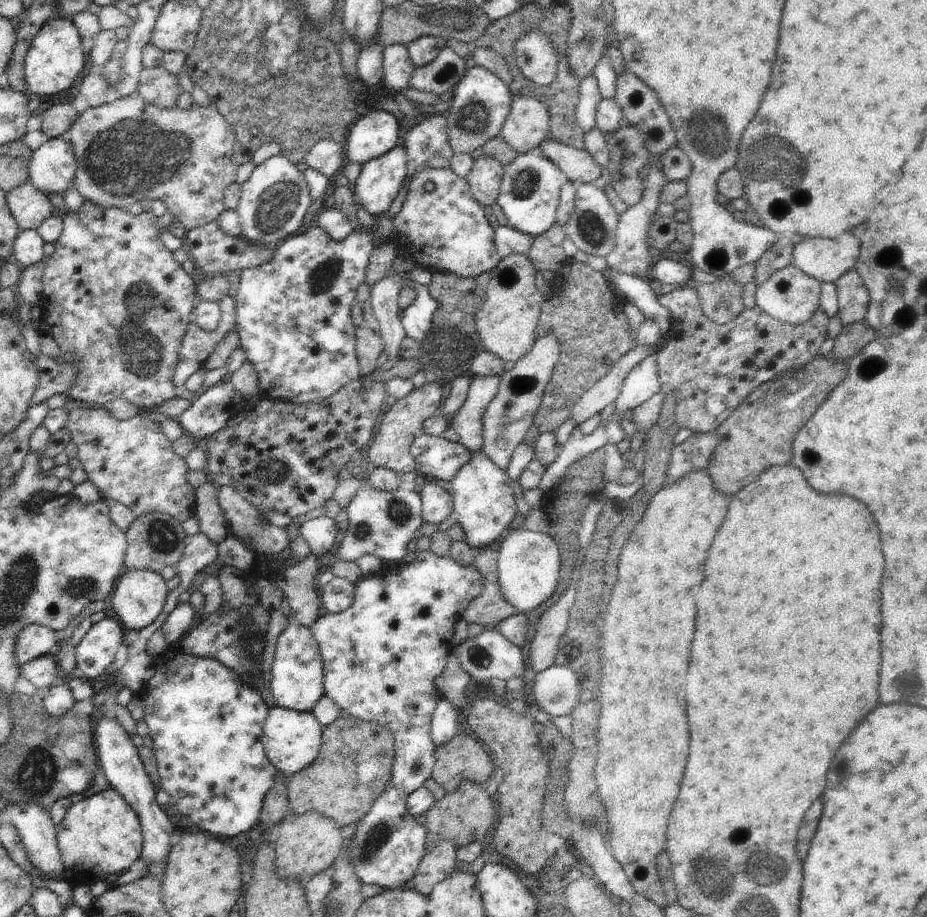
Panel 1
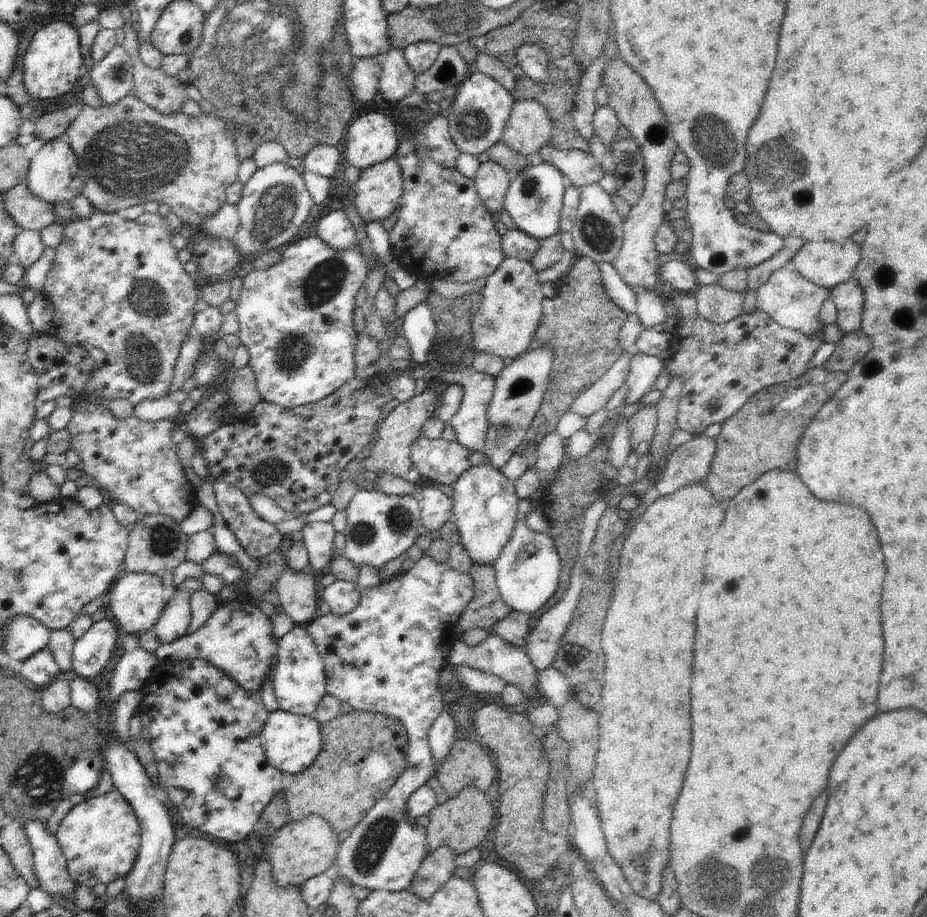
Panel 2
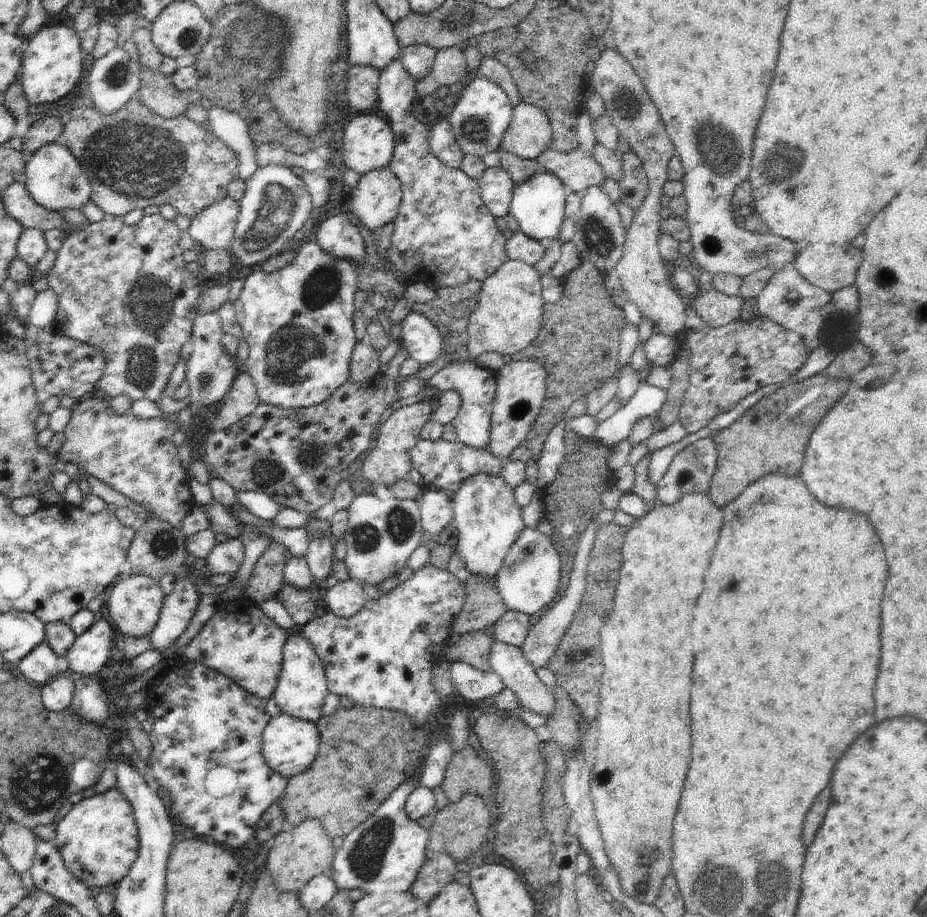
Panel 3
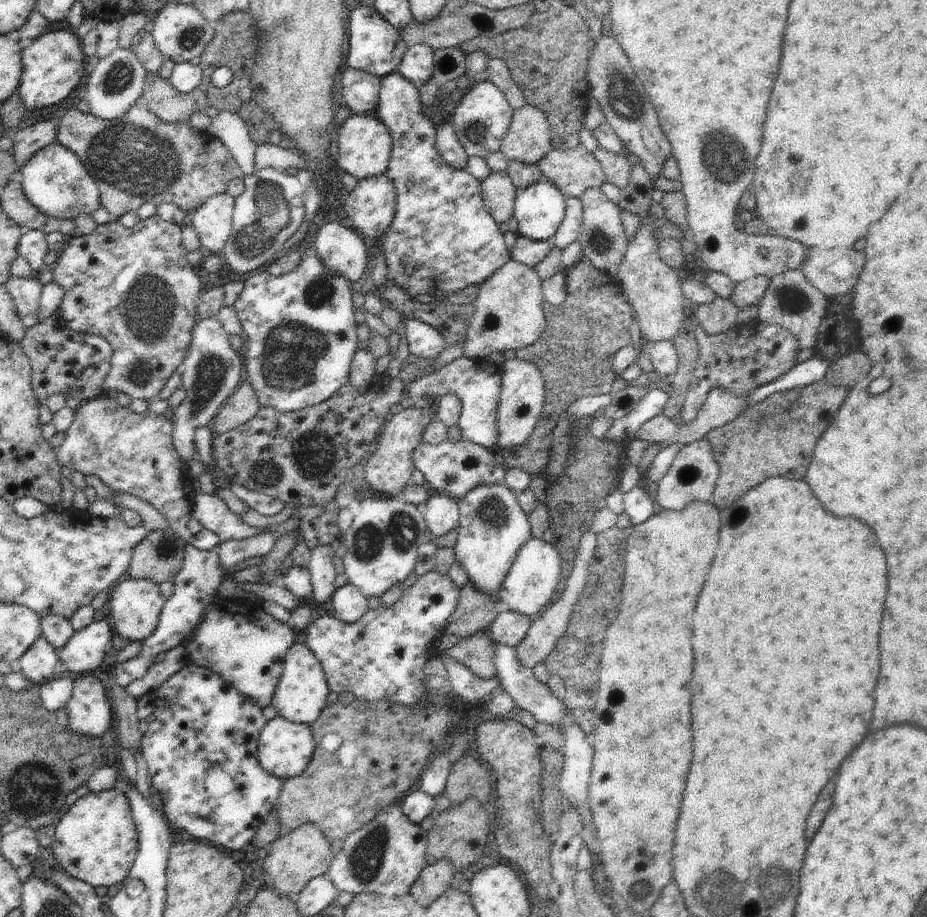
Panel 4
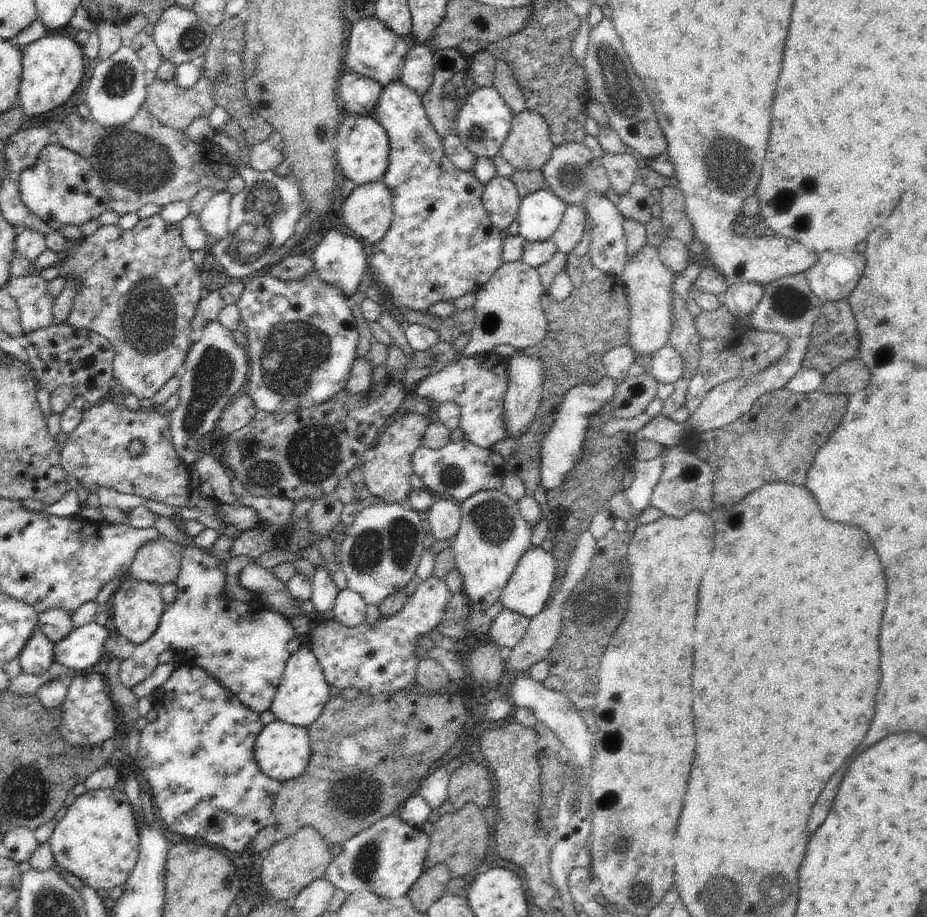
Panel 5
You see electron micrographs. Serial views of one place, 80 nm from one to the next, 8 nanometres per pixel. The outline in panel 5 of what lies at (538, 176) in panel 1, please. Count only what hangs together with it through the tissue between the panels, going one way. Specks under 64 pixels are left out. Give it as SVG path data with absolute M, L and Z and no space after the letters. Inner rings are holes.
M549 189L536 190L520 200L518 224L525 241L551 239L562 221L567 203Z

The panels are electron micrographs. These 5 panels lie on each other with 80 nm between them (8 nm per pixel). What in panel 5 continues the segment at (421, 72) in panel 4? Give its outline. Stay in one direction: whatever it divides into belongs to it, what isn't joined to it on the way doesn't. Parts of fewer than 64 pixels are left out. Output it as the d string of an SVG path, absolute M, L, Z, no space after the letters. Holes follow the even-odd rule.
M413 44L404 60L404 68L402 68L402 75L399 79L421 98L434 83L436 62L433 59L433 52L424 44Z

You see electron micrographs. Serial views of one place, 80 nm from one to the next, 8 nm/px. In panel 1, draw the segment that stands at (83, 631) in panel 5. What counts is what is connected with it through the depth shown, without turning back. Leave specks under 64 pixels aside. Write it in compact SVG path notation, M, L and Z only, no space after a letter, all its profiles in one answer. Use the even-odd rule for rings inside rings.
M105 617L93 624L76 650L76 669L85 679L98 678L114 662L124 640L125 629L114 618Z

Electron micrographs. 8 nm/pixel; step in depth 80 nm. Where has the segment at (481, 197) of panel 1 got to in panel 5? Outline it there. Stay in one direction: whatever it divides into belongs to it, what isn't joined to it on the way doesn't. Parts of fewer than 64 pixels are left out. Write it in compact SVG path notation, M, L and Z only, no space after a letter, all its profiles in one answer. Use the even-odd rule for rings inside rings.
M494 176L485 185L482 204L490 222L498 231L506 230L518 217L521 194L514 182L506 176Z

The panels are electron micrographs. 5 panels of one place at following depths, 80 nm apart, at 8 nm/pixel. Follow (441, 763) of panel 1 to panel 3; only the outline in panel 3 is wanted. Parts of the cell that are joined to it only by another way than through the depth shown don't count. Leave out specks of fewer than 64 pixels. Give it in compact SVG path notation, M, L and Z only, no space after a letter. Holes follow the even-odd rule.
M468 744L461 751L453 753L441 788L450 803L458 802L465 794L472 792L493 801L490 788L495 776L494 768L481 760L476 750Z

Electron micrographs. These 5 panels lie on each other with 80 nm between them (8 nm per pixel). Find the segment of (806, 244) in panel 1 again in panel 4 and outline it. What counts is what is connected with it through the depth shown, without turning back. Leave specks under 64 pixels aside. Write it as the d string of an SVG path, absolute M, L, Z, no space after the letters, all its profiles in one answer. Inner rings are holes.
M807 248L806 262L800 266L805 278L831 300L849 294L858 283L866 254L854 248Z

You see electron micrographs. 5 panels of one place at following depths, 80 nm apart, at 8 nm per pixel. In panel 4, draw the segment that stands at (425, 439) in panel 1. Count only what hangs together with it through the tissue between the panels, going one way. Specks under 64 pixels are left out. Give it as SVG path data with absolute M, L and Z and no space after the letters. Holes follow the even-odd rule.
M444 440L440 444L418 444L414 450L413 462L415 469L424 475L424 480L443 495L458 500L476 488L478 484L503 484L506 475L504 468L504 455L494 449L486 449L482 446L460 440L459 442L450 442Z

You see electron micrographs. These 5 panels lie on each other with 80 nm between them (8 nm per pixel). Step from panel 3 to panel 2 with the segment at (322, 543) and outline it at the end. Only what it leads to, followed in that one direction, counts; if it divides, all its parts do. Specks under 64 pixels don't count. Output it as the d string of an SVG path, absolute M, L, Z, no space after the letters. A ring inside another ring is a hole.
M330 521L308 522L301 531L302 541L308 550L309 567L320 577L337 554L333 548L336 530Z

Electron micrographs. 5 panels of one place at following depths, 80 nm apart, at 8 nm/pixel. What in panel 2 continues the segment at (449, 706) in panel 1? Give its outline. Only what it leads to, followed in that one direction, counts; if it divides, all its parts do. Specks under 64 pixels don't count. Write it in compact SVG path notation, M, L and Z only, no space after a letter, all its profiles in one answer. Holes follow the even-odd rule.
M446 704L442 708L440 716L434 720L434 724L432 724L429 731L428 743L434 760L434 770L432 770L434 776L436 770L444 764L446 754L455 742L454 734L456 734L456 722L450 715L450 709Z

